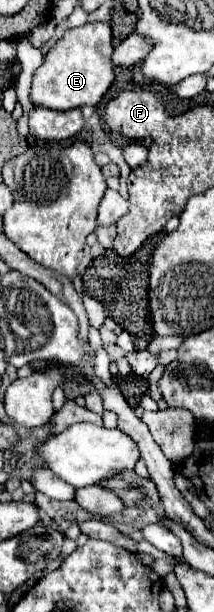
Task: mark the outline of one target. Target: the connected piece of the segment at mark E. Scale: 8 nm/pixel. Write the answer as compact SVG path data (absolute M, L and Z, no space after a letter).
M95 22L67 30L65 36L47 52L41 68L33 76L31 86L33 106L51 110L97 106L113 82L111 52L113 52L111 26L107 22Z

